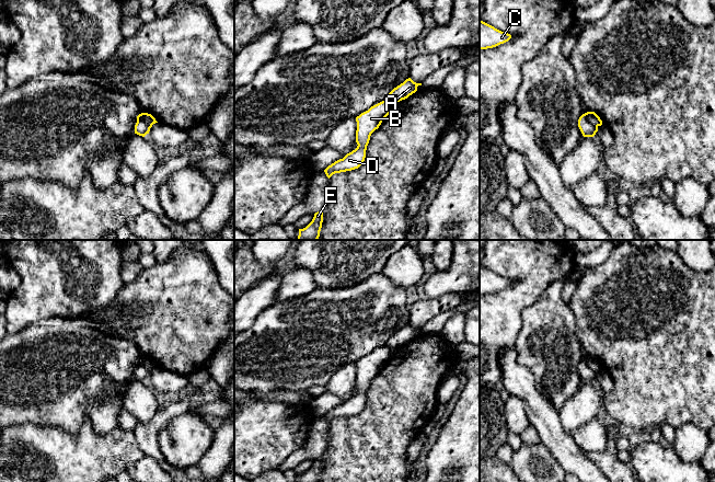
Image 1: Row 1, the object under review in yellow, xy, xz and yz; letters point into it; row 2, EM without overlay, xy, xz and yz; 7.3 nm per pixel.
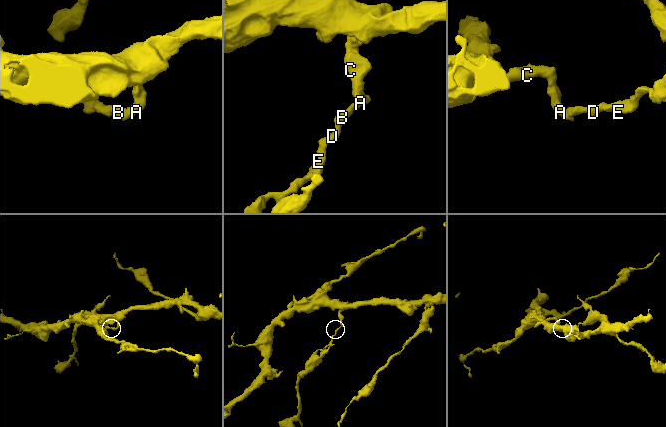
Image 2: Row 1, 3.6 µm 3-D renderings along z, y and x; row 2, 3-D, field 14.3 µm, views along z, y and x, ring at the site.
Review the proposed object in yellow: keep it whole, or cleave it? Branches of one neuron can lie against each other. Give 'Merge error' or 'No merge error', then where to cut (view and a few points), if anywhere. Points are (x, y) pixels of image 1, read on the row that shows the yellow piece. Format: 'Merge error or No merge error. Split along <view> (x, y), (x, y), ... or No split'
Merge error. Split along yz (585, 113), (588, 121), (597, 127)

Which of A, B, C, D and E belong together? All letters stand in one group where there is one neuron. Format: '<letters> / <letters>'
A C / B D E

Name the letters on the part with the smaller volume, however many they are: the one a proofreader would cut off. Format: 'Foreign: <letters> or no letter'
Foreign: B, D, E

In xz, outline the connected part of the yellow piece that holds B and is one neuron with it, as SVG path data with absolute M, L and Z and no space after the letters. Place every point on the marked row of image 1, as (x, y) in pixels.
M384 100L356 117L356 142L358 146L343 159L335 161L324 170L328 179L335 173L358 169L364 163L371 134L379 128L393 107L393 103Z

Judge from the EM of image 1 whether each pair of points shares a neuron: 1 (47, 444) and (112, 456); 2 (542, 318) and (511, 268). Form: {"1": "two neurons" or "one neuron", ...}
{"1": "one neuron", "2": "two neurons"}

